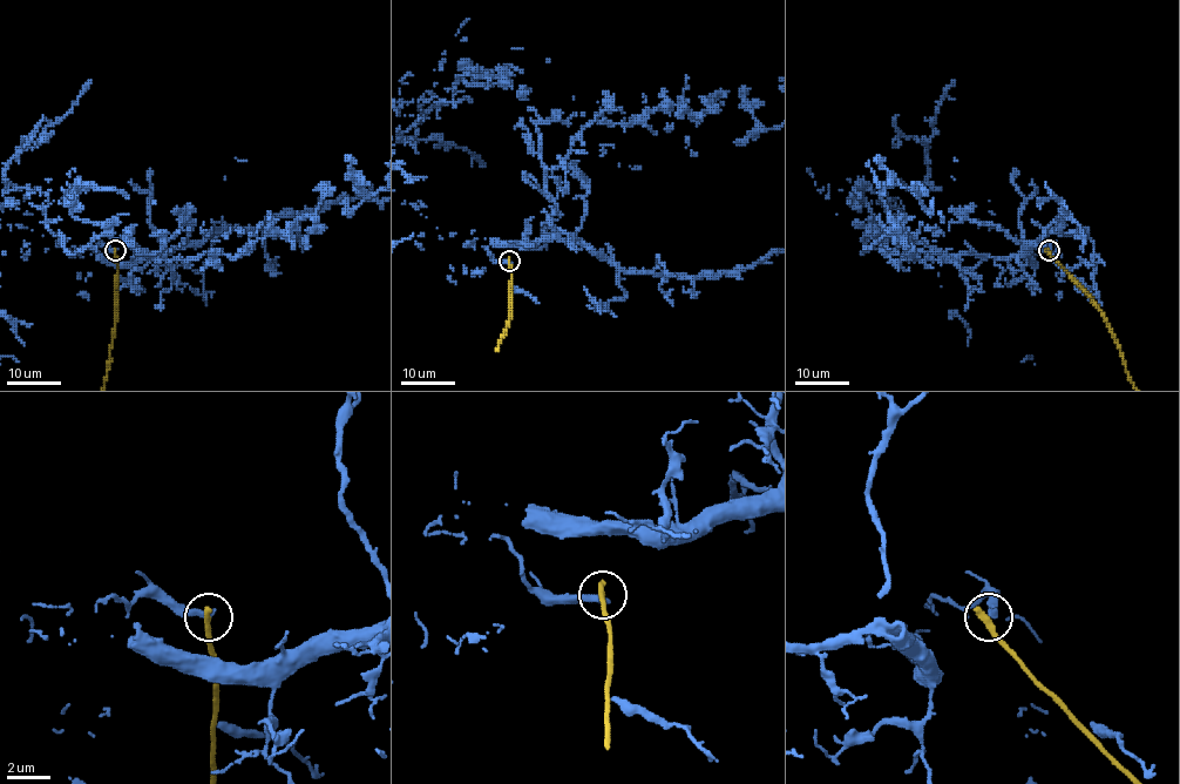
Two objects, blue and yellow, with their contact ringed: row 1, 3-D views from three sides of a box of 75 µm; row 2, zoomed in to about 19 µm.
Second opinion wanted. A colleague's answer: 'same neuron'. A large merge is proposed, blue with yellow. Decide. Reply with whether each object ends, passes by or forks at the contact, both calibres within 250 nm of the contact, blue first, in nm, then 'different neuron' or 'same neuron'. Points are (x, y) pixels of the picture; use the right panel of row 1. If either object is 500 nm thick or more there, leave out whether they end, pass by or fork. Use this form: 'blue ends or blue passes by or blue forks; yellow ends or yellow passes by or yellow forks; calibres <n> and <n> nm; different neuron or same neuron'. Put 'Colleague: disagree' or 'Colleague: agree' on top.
Colleague: disagree
blue ends; yellow ends; calibres 360 and 360 nm; different neuron

